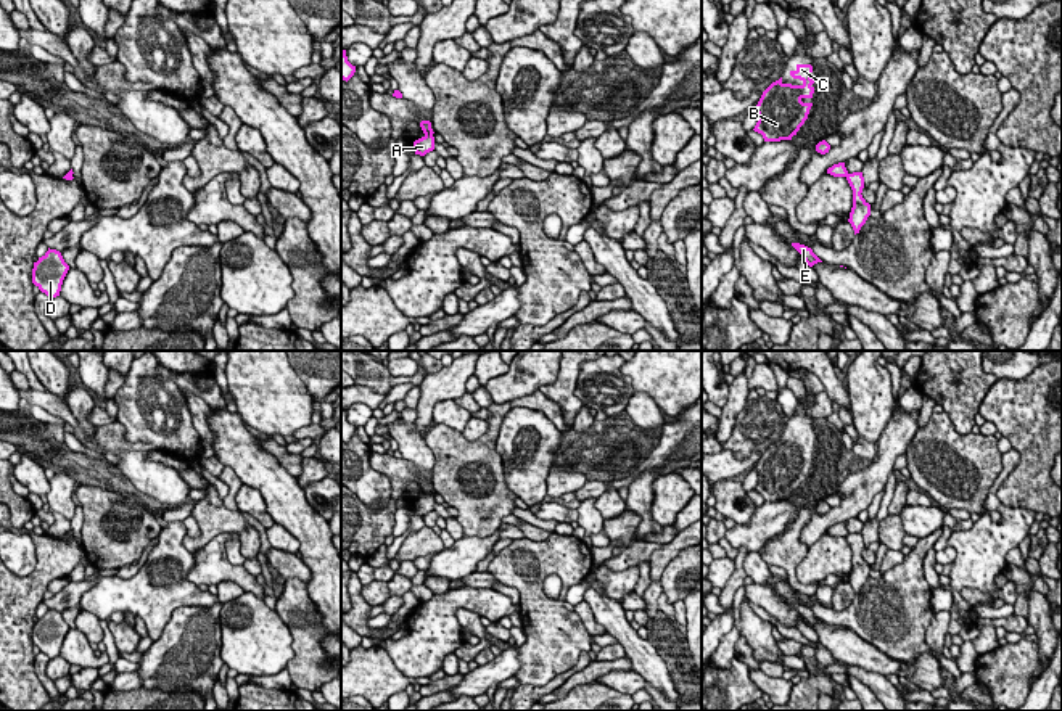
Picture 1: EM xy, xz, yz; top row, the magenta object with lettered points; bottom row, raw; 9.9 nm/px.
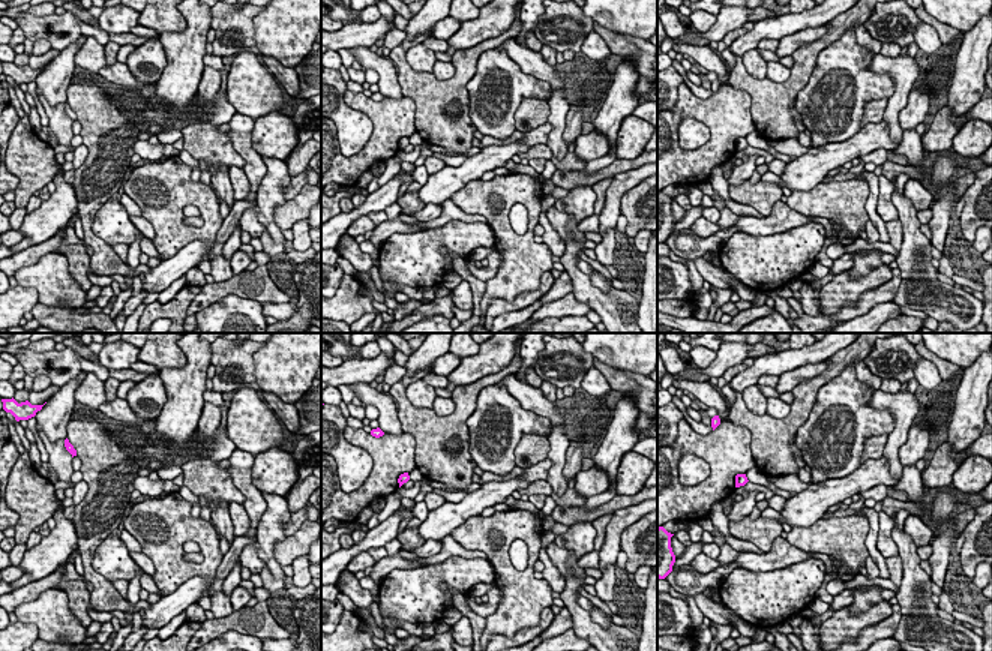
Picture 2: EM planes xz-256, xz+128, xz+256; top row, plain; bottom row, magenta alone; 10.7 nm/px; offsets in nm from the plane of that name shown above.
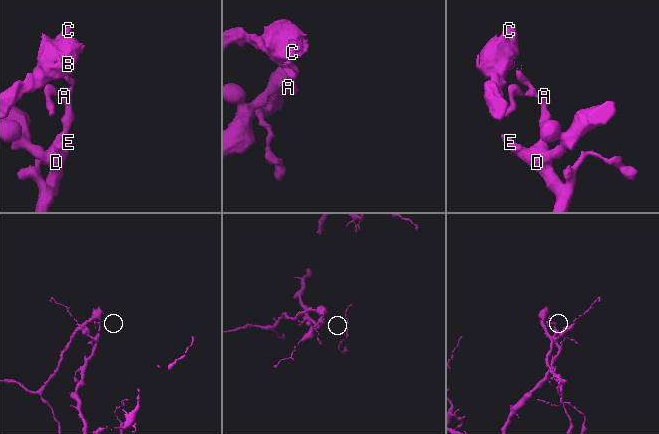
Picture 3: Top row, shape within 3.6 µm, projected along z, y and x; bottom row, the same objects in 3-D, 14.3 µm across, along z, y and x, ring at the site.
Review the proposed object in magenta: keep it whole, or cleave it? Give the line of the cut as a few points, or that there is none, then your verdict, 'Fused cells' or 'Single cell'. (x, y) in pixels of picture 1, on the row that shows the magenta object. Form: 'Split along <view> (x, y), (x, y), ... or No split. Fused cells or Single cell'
Split along xz (425, 134), (432, 135). Fused cells

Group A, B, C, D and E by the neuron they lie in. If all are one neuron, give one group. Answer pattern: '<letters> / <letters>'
A D E / B C

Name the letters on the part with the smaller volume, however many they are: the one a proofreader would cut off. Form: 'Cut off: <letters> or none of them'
Cut off: B, C

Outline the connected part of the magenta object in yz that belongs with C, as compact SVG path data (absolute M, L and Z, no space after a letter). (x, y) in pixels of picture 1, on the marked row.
M796 64L790 76L800 79L801 85L784 84L780 77L763 92L756 105L758 122L753 130L761 134L764 142L792 140L805 124L813 103L801 100L813 98L811 72L811 64Z

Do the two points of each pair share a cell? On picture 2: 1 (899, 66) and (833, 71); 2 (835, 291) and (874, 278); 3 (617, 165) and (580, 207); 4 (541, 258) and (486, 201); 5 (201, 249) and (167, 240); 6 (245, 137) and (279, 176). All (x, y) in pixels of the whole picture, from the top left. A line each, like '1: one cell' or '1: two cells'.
1: two cells
2: one cell
3: two cells
4: one cell
5: two cells
6: two cells

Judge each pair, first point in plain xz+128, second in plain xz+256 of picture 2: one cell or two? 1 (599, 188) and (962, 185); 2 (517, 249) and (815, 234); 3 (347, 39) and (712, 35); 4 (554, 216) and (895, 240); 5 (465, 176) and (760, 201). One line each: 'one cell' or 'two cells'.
1: two cells
2: two cells
3: one cell
4: two cells
5: two cells

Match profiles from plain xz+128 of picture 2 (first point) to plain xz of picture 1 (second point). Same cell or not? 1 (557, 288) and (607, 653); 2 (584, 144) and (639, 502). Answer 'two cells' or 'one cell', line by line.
1: one cell
2: two cells

